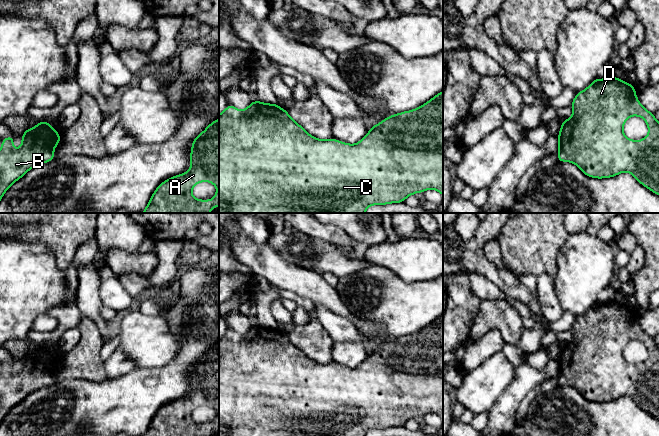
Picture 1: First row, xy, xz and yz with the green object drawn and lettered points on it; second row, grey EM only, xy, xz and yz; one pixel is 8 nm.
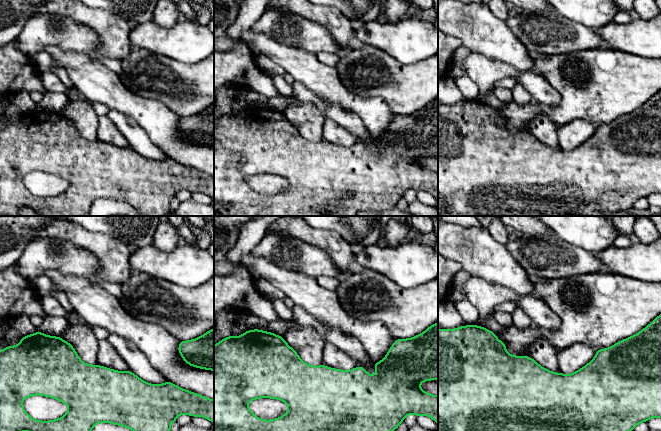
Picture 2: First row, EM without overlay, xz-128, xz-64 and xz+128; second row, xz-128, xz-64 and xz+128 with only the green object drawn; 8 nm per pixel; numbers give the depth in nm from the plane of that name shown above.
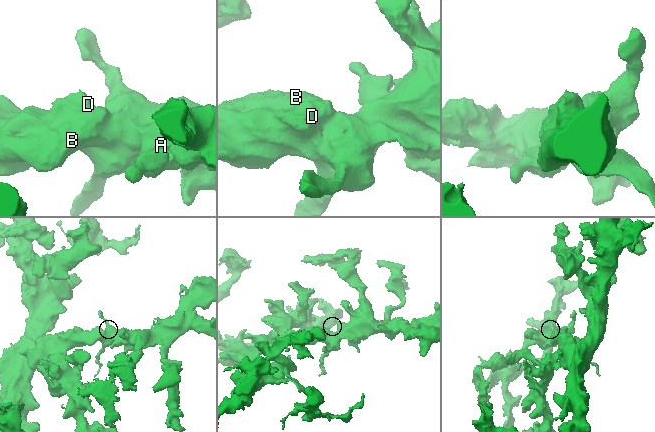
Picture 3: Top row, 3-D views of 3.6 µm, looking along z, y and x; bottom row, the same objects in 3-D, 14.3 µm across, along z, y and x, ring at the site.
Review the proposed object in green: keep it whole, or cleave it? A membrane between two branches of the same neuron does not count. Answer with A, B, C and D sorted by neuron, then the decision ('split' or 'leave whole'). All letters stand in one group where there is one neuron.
A B C D; leave whole

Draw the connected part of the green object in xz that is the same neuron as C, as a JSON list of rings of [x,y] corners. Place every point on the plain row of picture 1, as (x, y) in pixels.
[[[443,315],[414,334],[394,338],[371,350],[366,360],[354,369],[334,362],[320,364],[313,361],[276,327],[252,325],[242,335],[228,329],[219,339],[219,436],[365,436],[370,429],[404,426],[408,420],[428,413],[435,413],[443,420]]]

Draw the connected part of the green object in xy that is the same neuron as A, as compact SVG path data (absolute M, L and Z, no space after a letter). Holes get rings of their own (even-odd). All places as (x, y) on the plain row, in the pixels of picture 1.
M219 342L194 363L190 386L191 392L187 396L171 401L157 411L143 436L210 436L219 430ZM203 405L217 411L212 424L197 424L192 419L193 410Z

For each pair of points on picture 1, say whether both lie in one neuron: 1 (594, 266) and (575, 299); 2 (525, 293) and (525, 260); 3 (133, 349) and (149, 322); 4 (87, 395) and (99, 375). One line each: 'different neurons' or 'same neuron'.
1: same neuron
2: different neurons
3: same neuron
4: different neurons

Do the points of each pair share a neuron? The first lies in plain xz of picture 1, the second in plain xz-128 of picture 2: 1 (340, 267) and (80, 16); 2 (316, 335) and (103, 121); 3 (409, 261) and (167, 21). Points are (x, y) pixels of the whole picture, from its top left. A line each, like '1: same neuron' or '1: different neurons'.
1: different neurons
2: different neurons
3: different neurons

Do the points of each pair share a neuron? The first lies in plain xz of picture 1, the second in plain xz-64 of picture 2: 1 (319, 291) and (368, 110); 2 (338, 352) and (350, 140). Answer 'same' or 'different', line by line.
1: same
2: same

